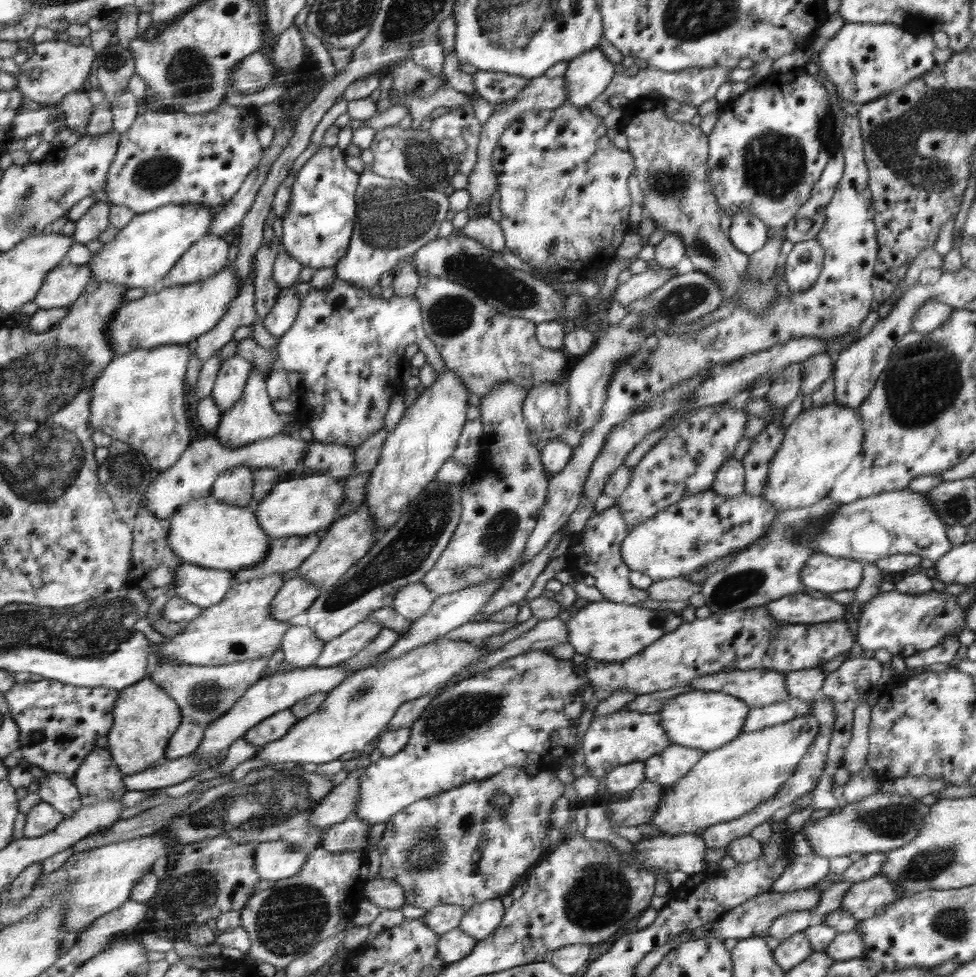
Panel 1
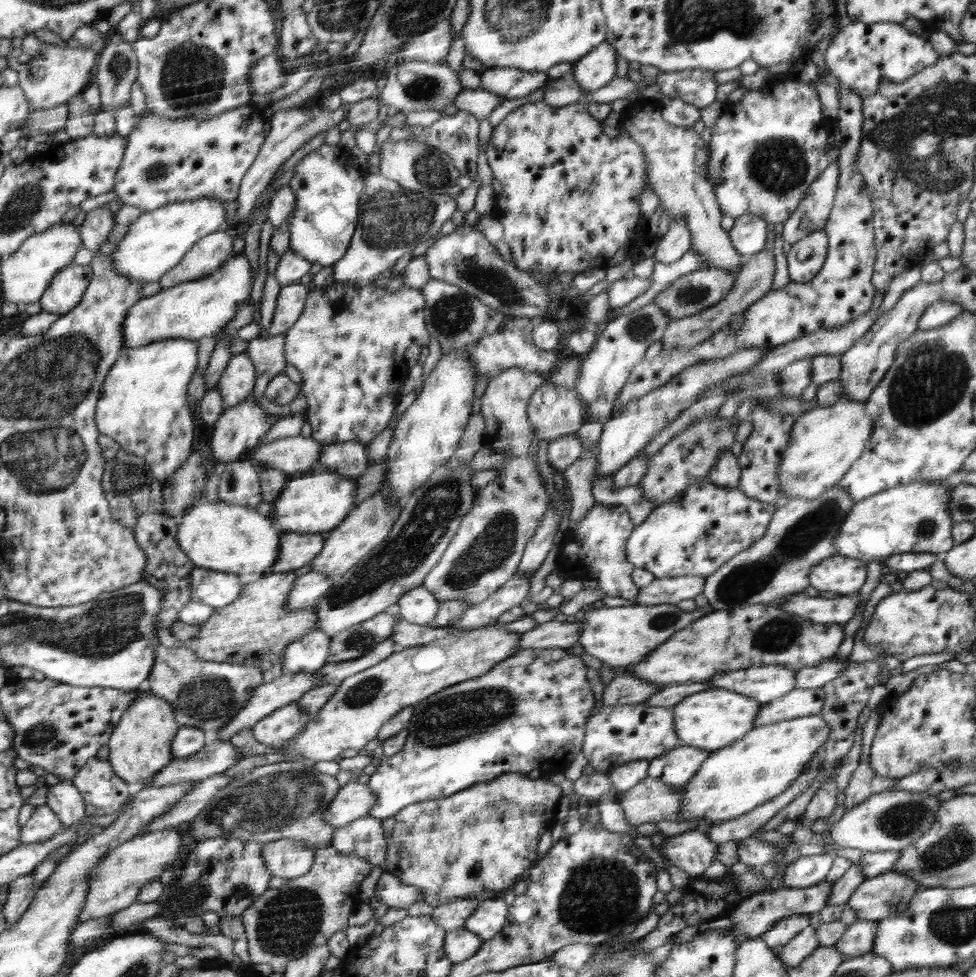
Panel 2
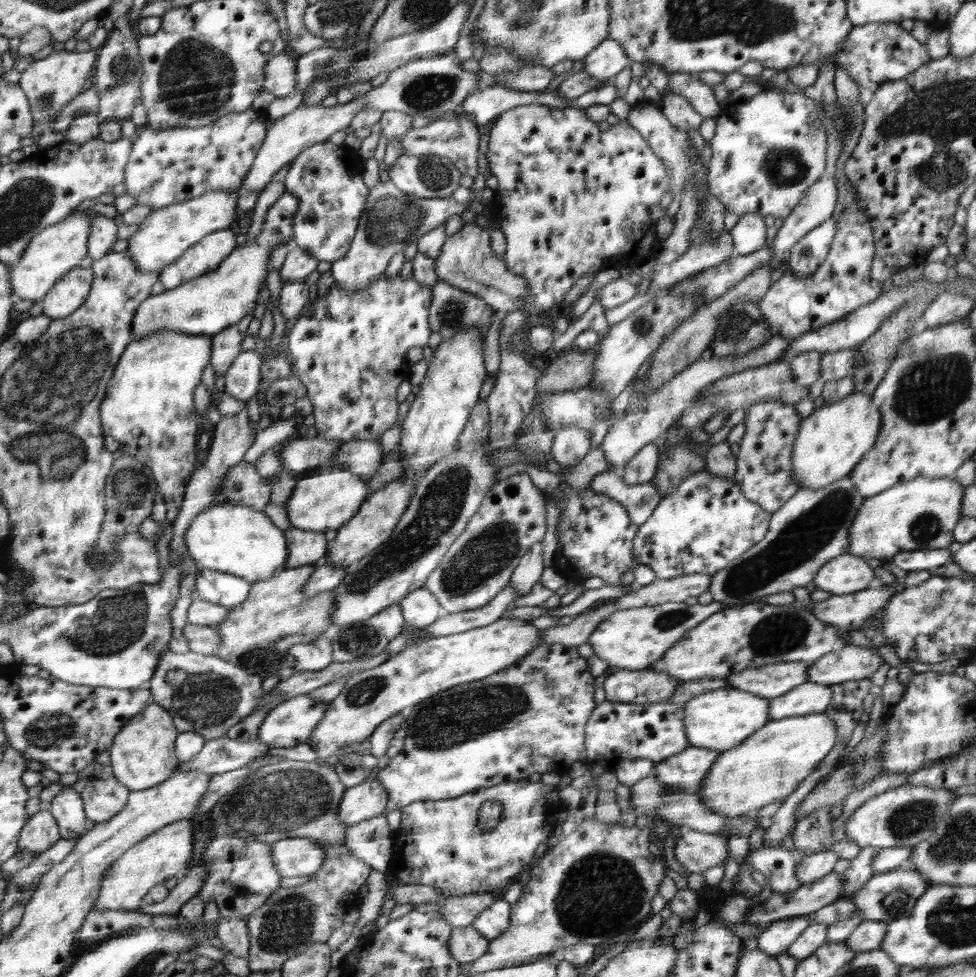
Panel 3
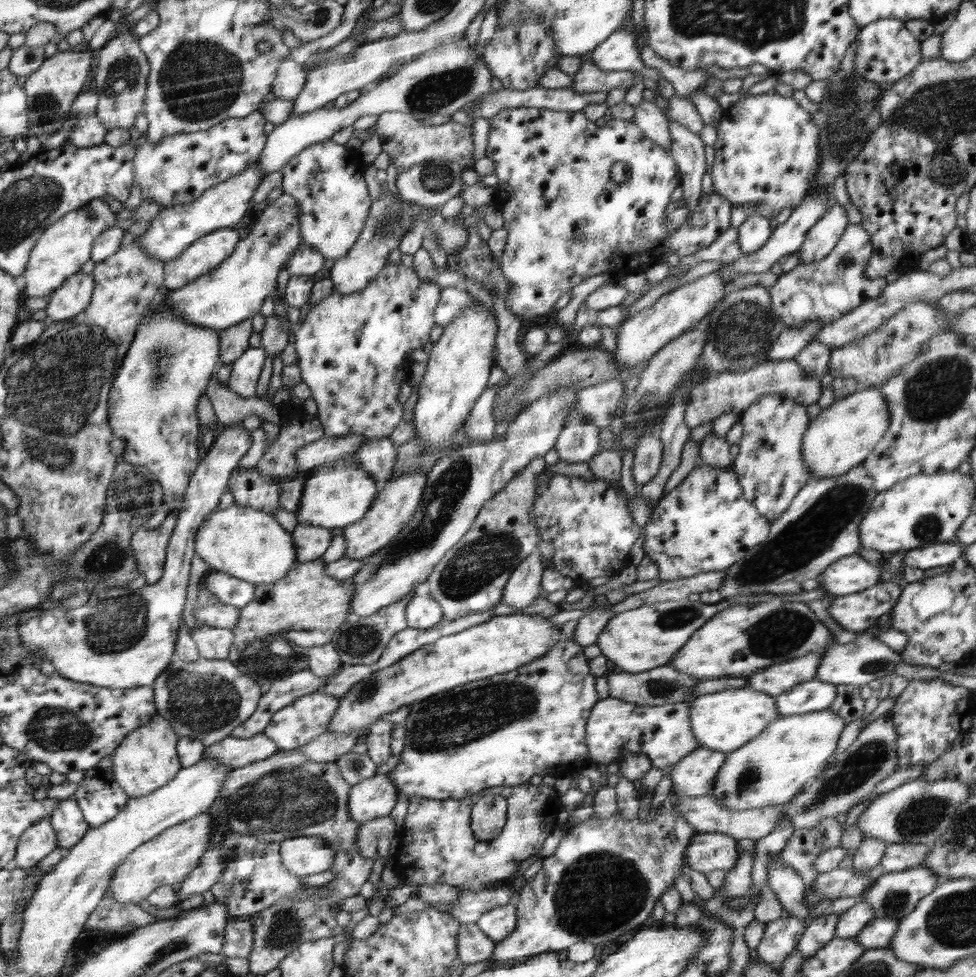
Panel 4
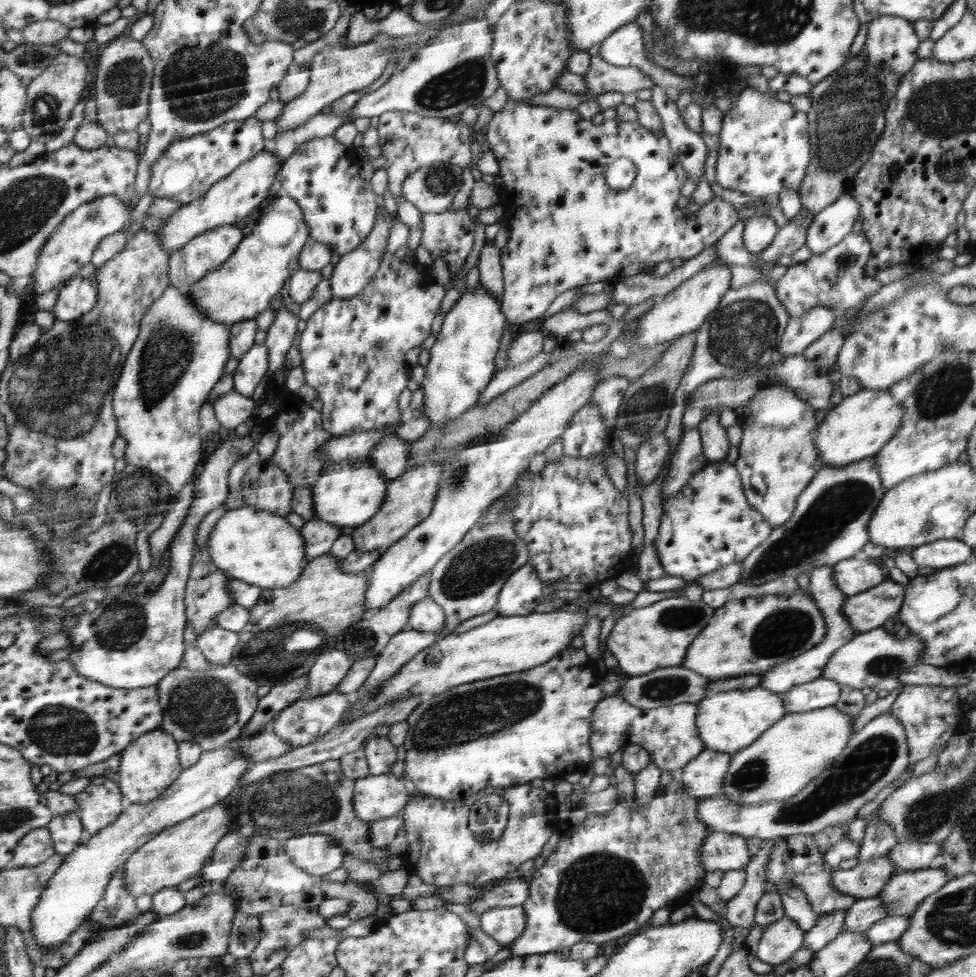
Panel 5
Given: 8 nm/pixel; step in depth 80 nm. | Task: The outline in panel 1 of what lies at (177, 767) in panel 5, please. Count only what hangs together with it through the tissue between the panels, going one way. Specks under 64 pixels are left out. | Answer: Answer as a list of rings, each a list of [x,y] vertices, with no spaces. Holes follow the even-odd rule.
[[[149,676],[123,690],[114,710],[114,726],[107,734],[108,749],[127,780],[134,780],[143,770],[166,758],[167,746],[175,730],[183,723],[179,703]]]

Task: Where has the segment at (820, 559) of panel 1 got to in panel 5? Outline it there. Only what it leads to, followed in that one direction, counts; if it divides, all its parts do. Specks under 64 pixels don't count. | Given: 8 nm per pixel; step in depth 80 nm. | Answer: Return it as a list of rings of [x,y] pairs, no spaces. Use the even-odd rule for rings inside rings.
[[[862,555],[832,565],[833,581],[836,588],[847,596],[863,593],[865,590],[884,582],[884,572],[880,561],[873,561]]]

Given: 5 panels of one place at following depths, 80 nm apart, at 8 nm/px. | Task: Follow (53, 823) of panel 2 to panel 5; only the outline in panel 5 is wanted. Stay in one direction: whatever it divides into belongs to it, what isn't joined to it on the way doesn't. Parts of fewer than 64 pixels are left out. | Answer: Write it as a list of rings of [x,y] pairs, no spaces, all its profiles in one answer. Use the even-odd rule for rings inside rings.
[[[47,827],[31,830],[18,842],[12,866],[34,867],[54,856],[55,850],[50,831]]]

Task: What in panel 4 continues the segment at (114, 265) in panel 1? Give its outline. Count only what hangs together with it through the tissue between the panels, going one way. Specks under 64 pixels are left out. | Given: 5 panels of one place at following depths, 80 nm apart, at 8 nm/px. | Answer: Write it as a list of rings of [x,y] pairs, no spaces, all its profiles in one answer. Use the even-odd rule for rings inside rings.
[[[253,162],[249,168],[245,168],[237,176],[208,189],[198,200],[188,204],[165,207],[152,220],[149,229],[139,236],[143,251],[151,258],[161,258],[163,262],[167,263],[187,250],[199,238],[207,236],[218,228],[232,227],[232,224],[236,224],[242,218],[242,214],[246,214],[246,210],[250,208],[252,194],[258,188],[262,177],[265,176],[266,174],[259,170],[257,162]]]

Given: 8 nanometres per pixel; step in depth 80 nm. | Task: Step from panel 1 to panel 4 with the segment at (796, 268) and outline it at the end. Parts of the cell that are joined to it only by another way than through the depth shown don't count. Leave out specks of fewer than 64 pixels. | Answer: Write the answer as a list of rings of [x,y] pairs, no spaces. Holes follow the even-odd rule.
[[[835,201],[824,217],[808,231],[802,246],[796,250],[800,262],[810,264],[822,260],[834,248],[848,223],[844,207]]]

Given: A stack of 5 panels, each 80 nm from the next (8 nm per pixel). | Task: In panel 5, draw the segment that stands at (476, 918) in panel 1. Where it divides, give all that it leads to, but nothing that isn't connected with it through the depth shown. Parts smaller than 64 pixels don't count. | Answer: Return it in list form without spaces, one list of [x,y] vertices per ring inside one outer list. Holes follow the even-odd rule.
[[[525,906],[497,907],[481,915],[480,927],[502,946],[514,945],[529,925]]]

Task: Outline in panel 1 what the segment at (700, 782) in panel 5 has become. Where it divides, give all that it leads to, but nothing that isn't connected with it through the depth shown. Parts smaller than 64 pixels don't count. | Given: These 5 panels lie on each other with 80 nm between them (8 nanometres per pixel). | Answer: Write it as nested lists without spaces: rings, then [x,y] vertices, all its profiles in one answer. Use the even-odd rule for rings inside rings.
[[[670,743],[662,752],[647,758],[646,780],[673,785],[685,774],[690,772],[692,766],[702,758],[705,750],[688,748],[686,746]]]

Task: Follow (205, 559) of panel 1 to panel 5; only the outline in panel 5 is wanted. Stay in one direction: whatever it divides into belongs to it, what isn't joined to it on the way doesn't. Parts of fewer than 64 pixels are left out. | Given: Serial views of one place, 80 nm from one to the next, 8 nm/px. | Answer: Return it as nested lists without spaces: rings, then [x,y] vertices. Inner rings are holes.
[[[246,505],[226,511],[216,521],[205,543],[211,548],[212,560],[220,570],[227,571],[228,574],[238,580],[261,588],[279,589],[292,585],[302,576],[303,570],[308,565],[307,543],[300,530],[292,527],[283,515],[260,510],[254,506]]]

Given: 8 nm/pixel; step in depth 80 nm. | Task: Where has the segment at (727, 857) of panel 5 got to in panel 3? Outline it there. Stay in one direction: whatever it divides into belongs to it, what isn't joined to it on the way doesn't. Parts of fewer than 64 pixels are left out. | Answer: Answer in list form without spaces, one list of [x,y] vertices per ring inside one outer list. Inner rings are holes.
[[[686,829],[682,834],[682,840],[675,842],[674,854],[688,873],[702,873],[713,866],[720,866],[728,857],[728,838],[719,833],[708,834]]]

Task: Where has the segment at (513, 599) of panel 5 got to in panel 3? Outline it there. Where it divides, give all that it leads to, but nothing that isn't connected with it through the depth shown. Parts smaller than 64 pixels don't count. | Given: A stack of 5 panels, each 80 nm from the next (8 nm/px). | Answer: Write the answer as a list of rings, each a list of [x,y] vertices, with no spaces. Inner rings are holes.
[[[539,543],[528,550],[527,555],[515,569],[514,576],[511,577],[511,585],[519,597],[528,593],[532,586],[540,580],[544,569],[543,549],[542,544]]]

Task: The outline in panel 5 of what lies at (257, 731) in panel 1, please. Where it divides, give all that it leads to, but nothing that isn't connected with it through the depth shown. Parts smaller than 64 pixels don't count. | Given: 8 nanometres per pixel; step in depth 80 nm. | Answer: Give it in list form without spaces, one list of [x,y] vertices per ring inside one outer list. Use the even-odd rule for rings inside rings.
[[[338,692],[324,694],[320,698],[294,701],[286,709],[280,711],[269,724],[271,730],[278,738],[289,742],[294,747],[299,747],[320,738],[329,730],[332,730],[341,720],[344,711],[350,707],[352,695],[344,695]]]

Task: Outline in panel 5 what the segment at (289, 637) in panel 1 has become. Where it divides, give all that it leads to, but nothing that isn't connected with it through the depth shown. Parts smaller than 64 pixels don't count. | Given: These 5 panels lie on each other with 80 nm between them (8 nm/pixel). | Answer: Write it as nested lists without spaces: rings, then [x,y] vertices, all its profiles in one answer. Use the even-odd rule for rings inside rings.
[[[340,648],[326,649],[313,663],[310,663],[309,684],[300,700],[320,698],[324,694],[334,693],[340,682],[350,672],[354,659]]]

